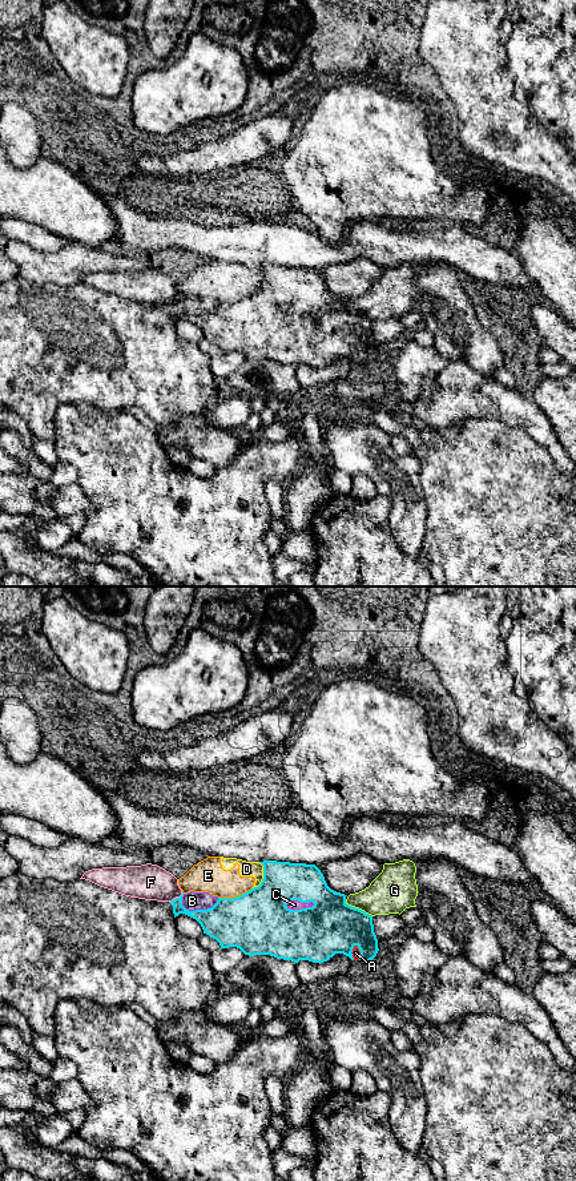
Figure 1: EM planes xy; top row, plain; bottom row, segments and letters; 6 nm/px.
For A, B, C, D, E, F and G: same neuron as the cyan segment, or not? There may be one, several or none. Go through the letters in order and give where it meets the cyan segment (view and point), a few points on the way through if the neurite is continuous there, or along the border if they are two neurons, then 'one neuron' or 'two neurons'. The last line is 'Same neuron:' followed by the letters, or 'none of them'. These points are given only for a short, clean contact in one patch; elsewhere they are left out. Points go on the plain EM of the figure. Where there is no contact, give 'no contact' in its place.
A: contact xy (361, 357); way xy (329, 331), (341, 335), (361, 357), (355, 357); one neuron
B: contact xy (200, 314); border xy (218, 302), (206, 313), (186, 314), (181, 309); two neurons
C: contact xy (299, 305); two neurons
D: contact xy (264, 281); border xy (260, 266), (262, 270), (262, 285), (253, 293); two neurons
E: contact xy (234, 302); two neurons
F: contact xy (176, 302); two neurons
G: contact xy (358, 313); border xy (345, 303), (349, 309), (363, 314), (371, 321); two neurons
Same neuron: A

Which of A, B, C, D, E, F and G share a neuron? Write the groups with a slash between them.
A / B D E / C F G

